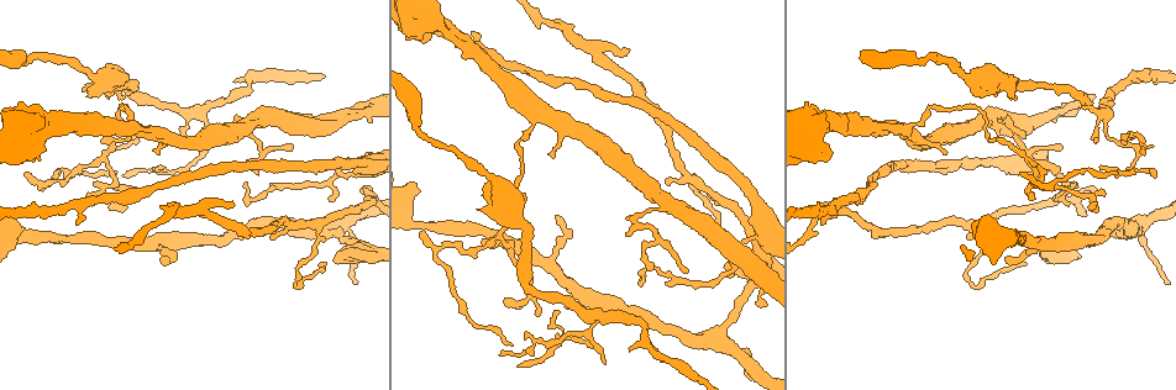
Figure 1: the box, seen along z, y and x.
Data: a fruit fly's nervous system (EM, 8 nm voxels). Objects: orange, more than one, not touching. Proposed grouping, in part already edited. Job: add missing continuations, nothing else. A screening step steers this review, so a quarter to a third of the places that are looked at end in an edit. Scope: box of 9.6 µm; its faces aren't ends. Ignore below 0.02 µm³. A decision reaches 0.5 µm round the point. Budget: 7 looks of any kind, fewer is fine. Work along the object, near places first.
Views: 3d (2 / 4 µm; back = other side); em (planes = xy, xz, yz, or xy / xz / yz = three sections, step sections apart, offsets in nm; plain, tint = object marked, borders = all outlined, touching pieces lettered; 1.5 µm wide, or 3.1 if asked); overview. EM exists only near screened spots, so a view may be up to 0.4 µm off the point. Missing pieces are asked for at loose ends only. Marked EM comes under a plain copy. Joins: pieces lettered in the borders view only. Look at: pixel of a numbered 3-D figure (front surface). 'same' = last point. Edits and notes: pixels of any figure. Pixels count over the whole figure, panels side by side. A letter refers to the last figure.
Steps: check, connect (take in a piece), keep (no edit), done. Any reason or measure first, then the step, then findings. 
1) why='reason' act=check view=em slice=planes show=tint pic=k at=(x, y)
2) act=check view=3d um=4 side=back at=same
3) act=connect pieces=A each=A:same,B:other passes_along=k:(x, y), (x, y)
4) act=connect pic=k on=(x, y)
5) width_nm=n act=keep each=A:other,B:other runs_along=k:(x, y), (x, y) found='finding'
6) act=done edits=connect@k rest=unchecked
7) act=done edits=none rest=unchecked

why='end of a long branch' act=check view=em slice=yz step=4 show=borders pic=1 at=(325, 264)

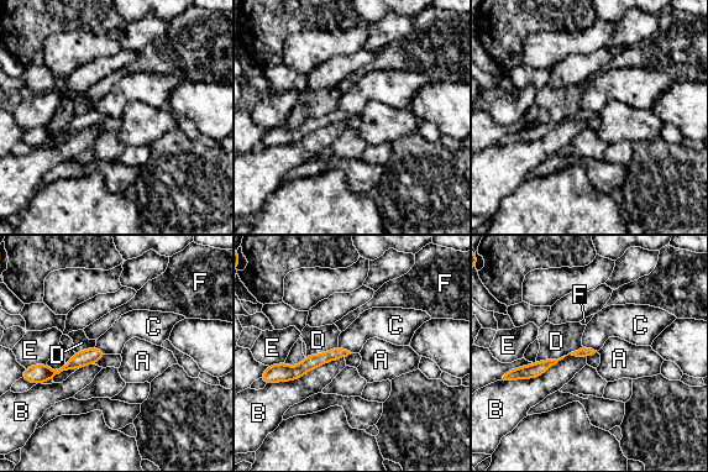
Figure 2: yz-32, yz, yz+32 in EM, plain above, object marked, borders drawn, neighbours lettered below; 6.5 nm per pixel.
why='another direction' act=check view=em slice=planes show=borders at=same

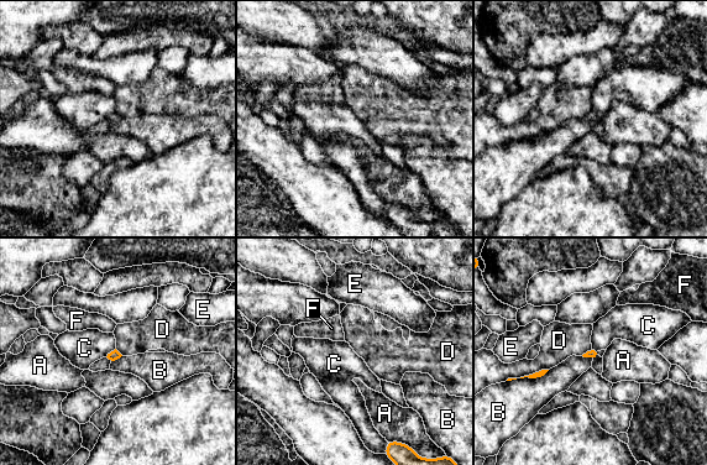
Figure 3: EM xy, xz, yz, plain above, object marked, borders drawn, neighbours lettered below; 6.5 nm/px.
act=keep each=A:other,B:other,C:other,D:other,E:other,F:other found='no lettered piece goes on from it'

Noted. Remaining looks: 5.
why='branch stops here' act=check view=3d um=4 pic=1 at=(371, 188)

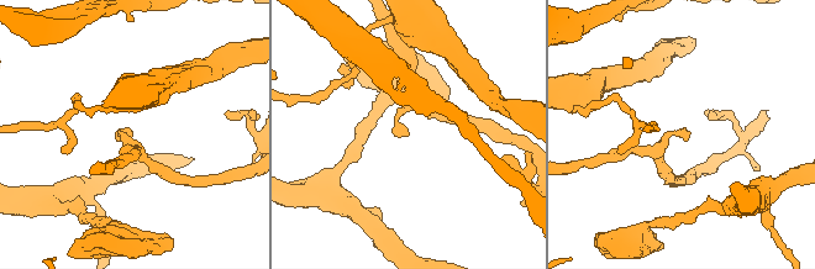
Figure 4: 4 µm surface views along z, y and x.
arm_widths_nm=170,180 why='need the tissue' act=check view=em slice=planes show=tint pic=4 at=(684, 138)

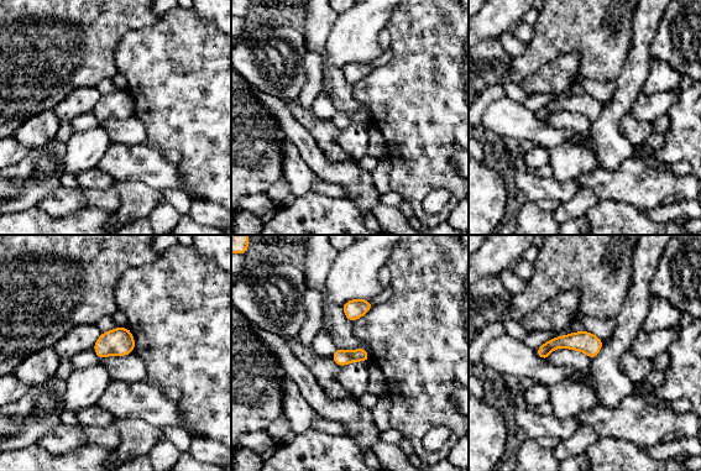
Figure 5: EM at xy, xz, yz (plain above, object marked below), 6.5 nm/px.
why='what lies round it' act=check view=em slice=planes show=borders at=same

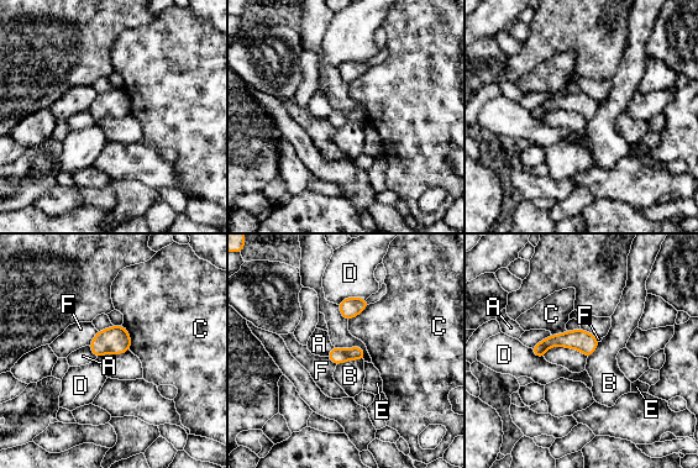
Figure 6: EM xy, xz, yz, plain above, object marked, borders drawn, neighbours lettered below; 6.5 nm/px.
act=keep each=A:other,B:other,C:other,D:other,E:other,F:other runs_along=6:(594, 340), (552, 340), (535, 350) found='none of them fits'

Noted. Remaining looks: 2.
why='branch stops here' act=check view=em slice=planes show=borders pic=1 at=(1094, 138)

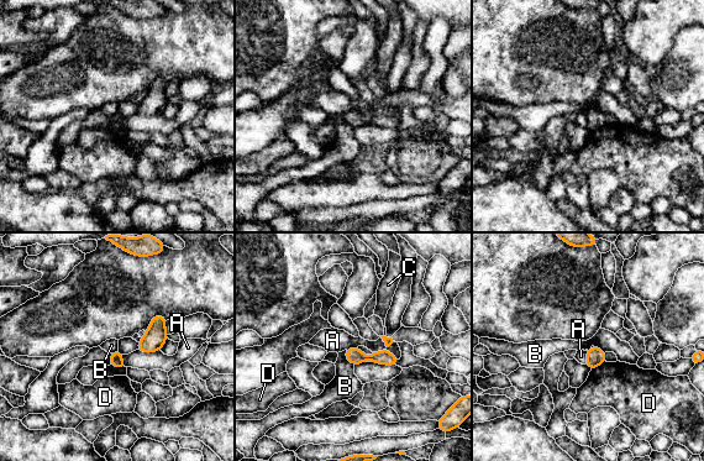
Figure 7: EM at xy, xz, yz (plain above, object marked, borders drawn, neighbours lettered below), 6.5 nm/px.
act=keep each=A:other,B:other,C:other,D:other border=7:(345, 350), (345, 357), (353, 366) found='no lettered piece goes on from it'

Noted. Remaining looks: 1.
act=done edits=none rest=unchecked

